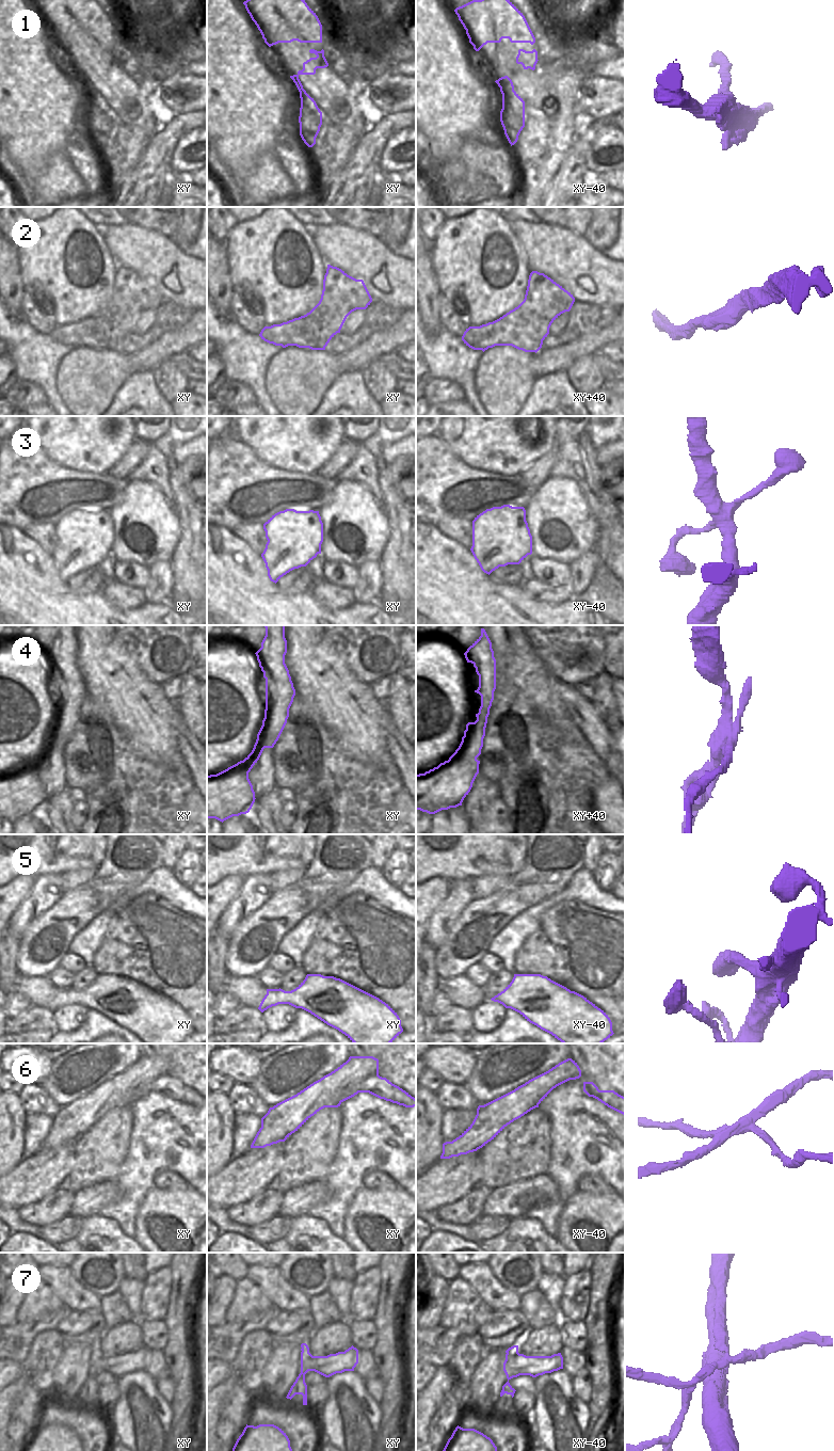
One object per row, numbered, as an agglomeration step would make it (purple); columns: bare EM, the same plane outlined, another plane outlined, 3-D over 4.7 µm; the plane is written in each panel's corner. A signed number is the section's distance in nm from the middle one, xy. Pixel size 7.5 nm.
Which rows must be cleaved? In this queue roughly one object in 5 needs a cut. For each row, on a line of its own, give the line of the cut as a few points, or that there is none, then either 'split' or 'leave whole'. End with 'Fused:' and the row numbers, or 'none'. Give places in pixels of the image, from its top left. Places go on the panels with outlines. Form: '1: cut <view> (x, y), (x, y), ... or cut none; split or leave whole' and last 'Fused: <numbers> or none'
1: cut xy-40 (502, 106), (509, 106), (524, 117); split
2: cut xy (317, 305), (313, 309); split
3: cut none; leave whole
4: cut xy (267, 707), (273, 716), (268, 726), (268, 742), (265, 747); split
5: cut none; leave whole
6: cut xy (378, 1074), (347, 1085), (340, 1091), (337, 1105); split
7: cut xy-40 (504, 1360), (504, 1372); split
Fused: 1, 2, 4, 6, 7

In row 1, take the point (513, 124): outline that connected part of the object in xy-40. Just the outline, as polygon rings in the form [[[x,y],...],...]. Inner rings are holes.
[[[502,107],[500,111],[500,122],[509,143],[514,145],[520,131],[525,127],[525,117],[517,115],[511,107]]]

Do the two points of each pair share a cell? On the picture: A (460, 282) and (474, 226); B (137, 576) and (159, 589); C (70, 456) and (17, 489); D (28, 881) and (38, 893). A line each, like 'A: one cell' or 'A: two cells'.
A: one cell
B: two cells
C: two cells
D: two cells

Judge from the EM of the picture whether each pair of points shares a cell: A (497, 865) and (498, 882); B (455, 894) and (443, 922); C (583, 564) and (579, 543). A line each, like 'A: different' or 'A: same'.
A: different
B: same
C: different

